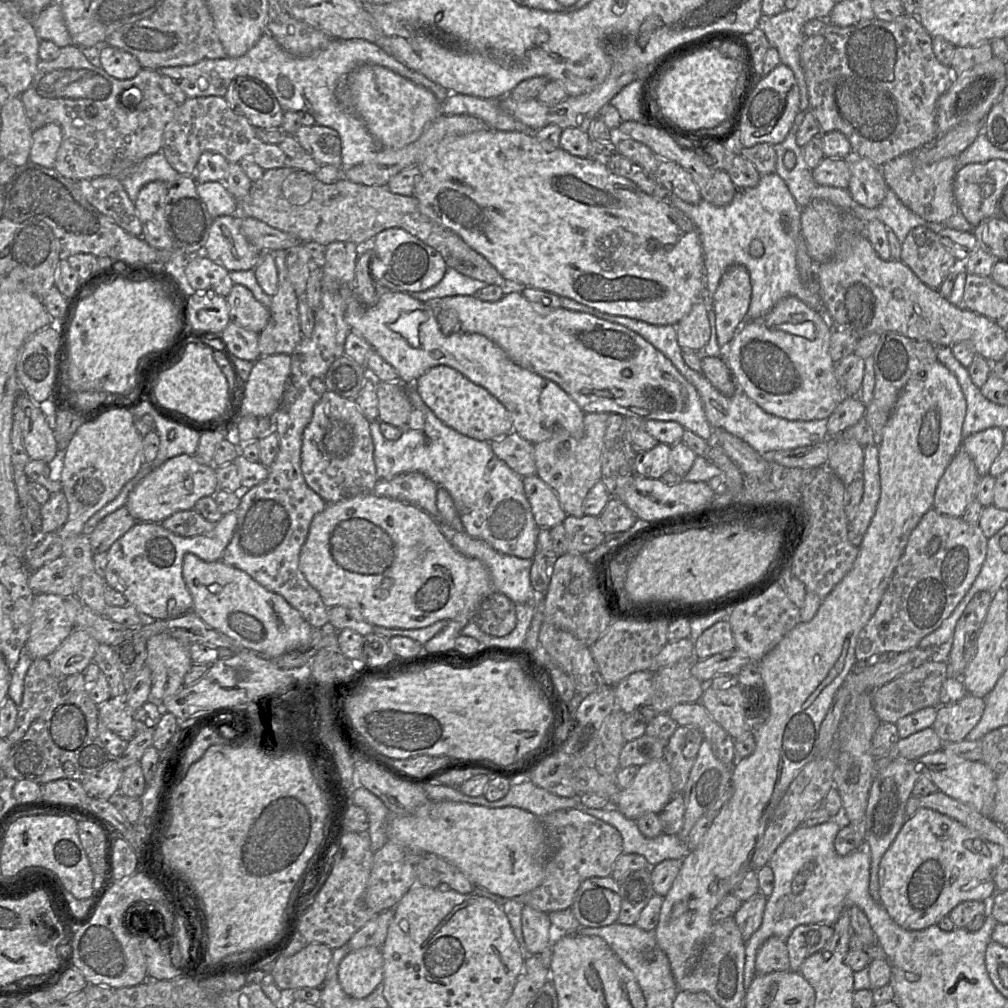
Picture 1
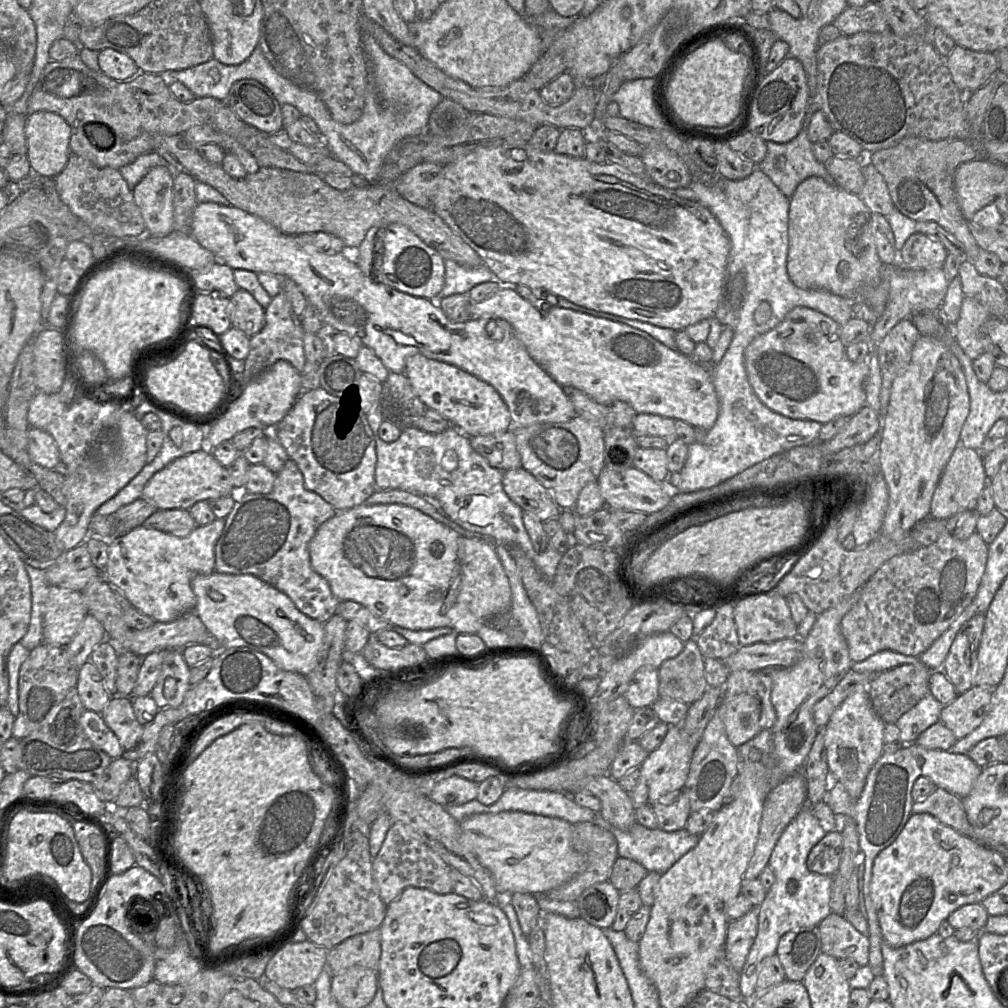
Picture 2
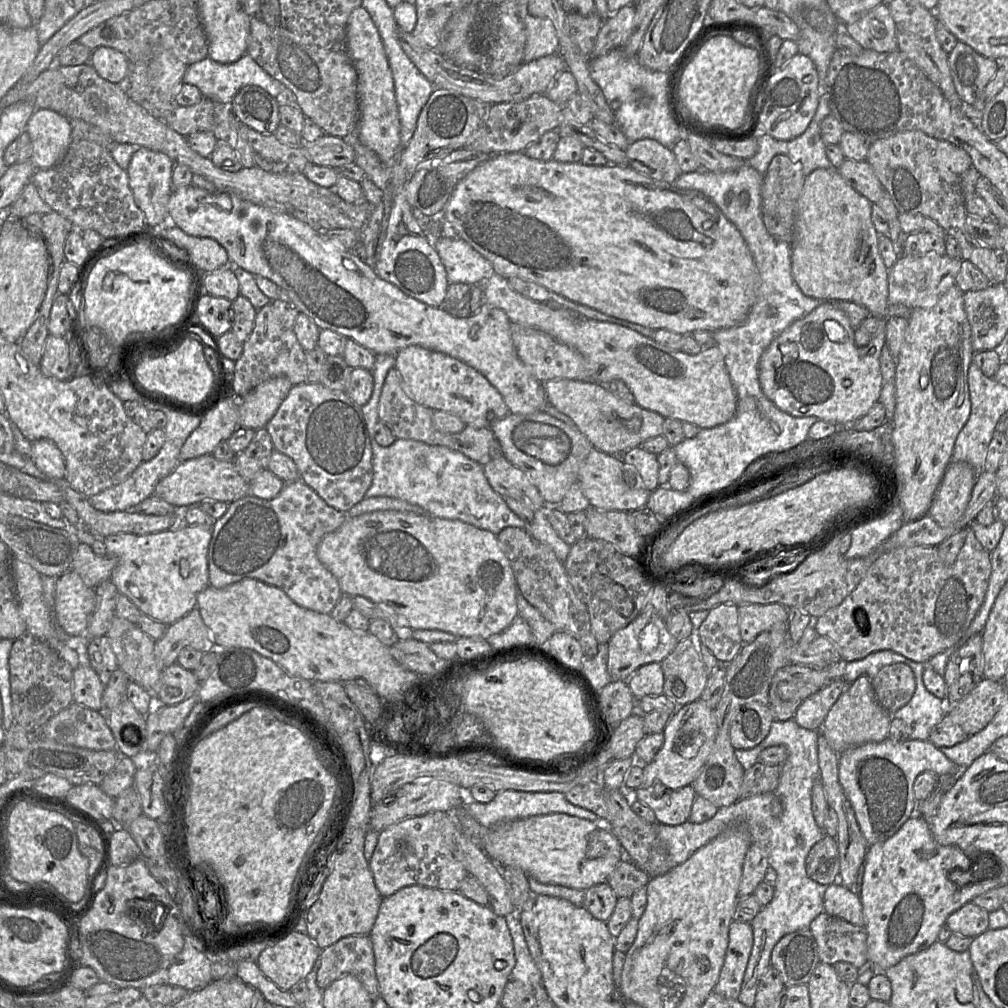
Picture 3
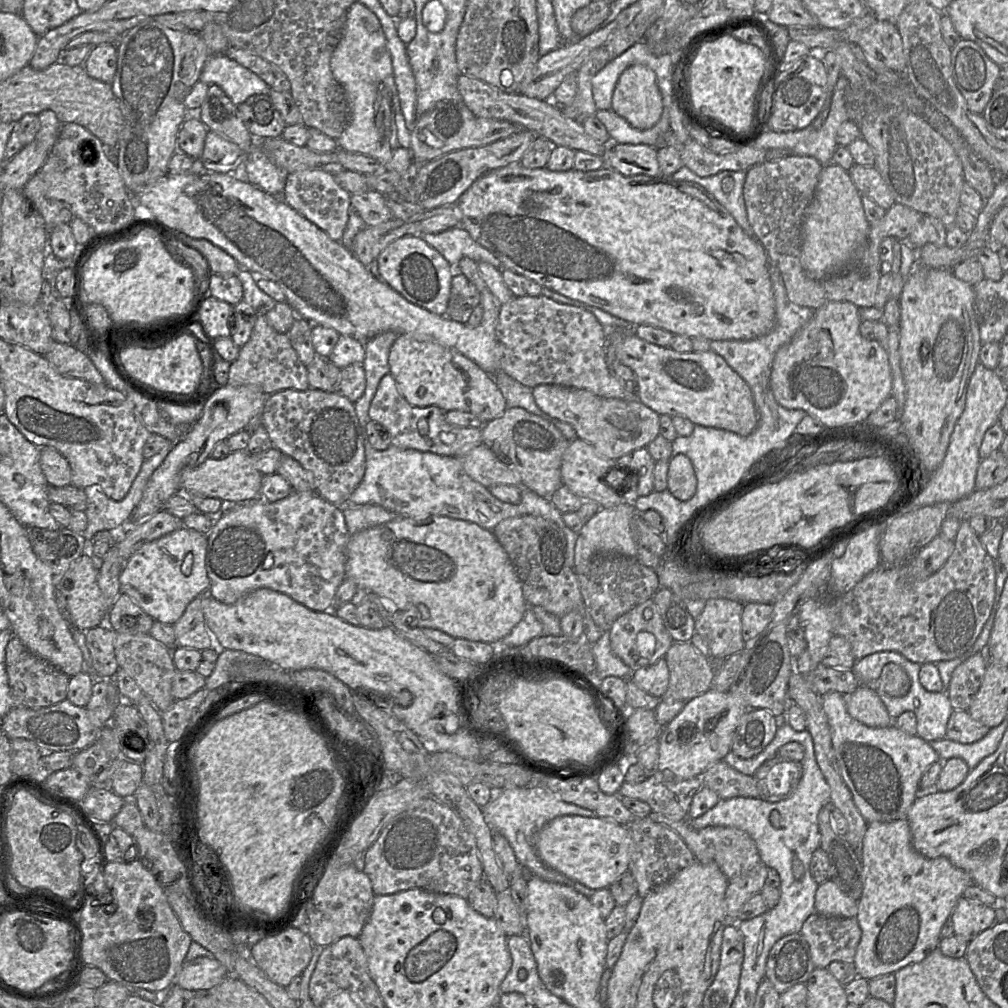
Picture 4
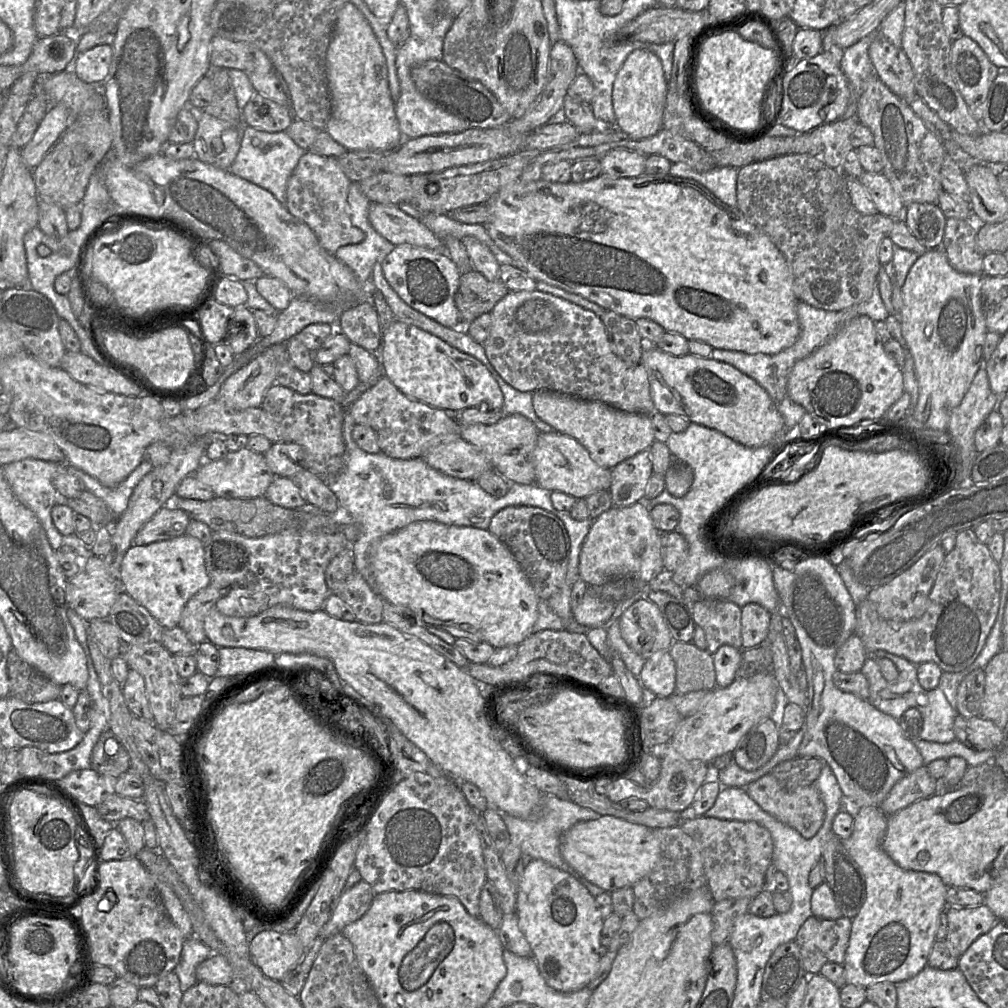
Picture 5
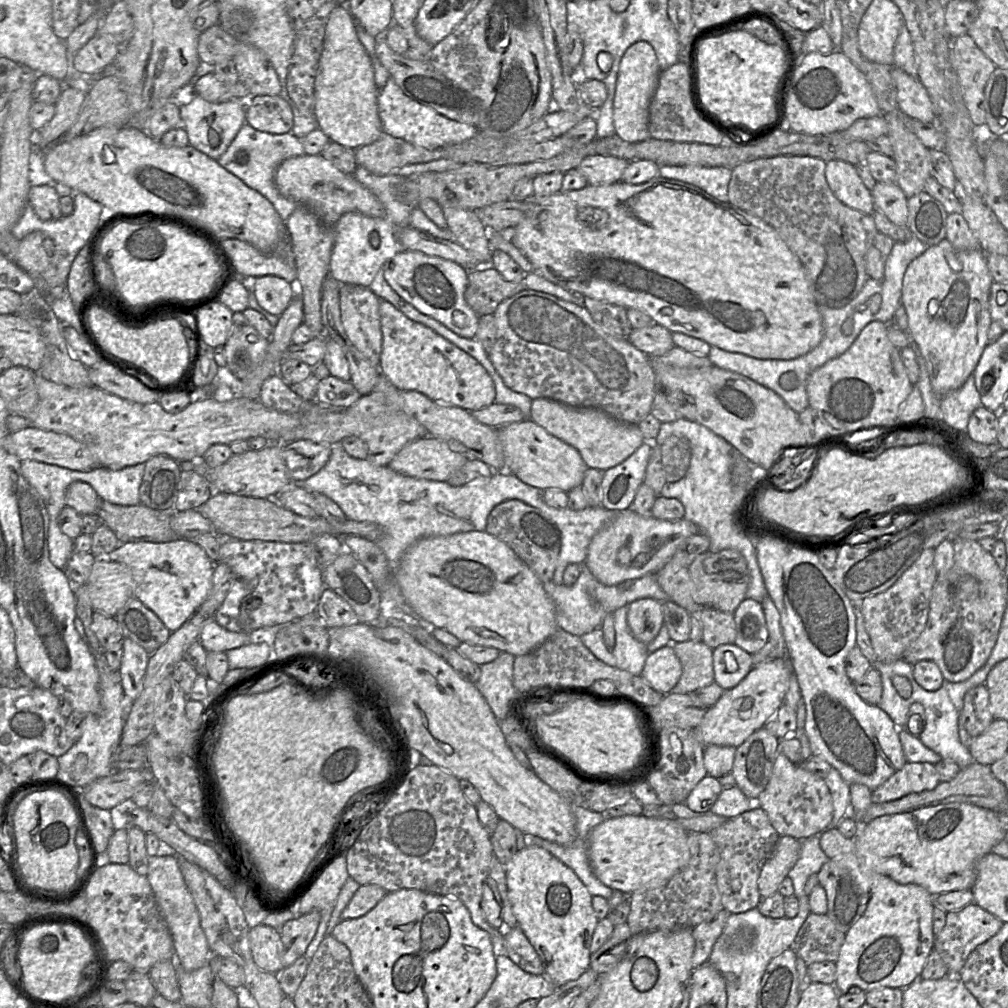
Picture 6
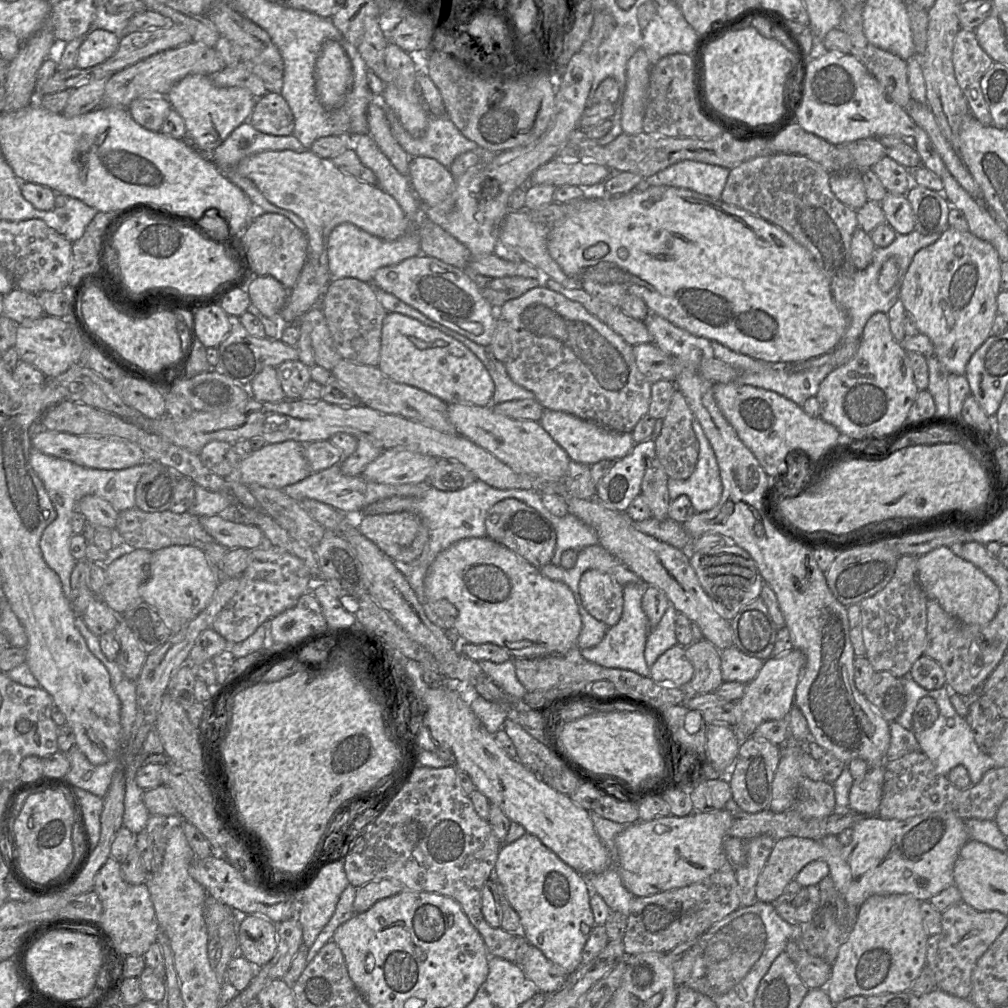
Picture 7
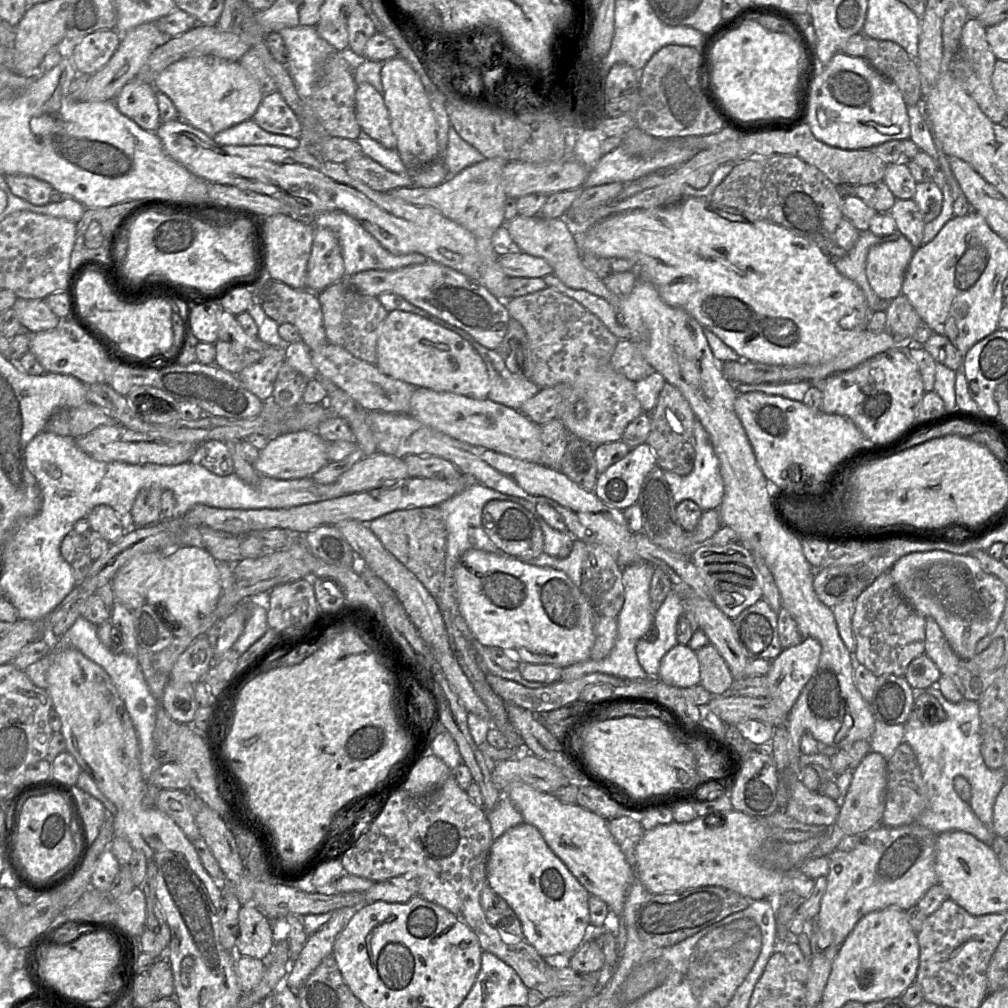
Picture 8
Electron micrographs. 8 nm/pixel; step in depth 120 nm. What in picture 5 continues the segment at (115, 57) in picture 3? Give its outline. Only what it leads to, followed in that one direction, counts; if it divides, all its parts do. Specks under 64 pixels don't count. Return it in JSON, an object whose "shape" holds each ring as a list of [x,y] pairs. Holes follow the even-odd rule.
{"shape":[[[101,43],[75,55],[76,74],[80,80],[89,84],[103,84],[108,76],[113,57],[113,47]]]}

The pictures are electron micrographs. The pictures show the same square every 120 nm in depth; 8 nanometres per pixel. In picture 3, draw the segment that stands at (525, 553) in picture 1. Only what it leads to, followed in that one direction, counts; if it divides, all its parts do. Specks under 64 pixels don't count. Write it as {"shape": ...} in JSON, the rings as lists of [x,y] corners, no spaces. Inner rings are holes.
{"shape":[[[379,354],[375,357],[371,371],[374,381],[369,401],[361,407],[372,447],[373,480],[365,498],[391,497],[420,506],[428,515],[460,520],[480,529],[498,535],[506,527],[526,530],[536,541],[548,546],[561,563],[565,563],[570,545],[559,538],[546,517],[546,509],[534,512],[530,523],[519,518],[506,504],[503,497],[490,486],[483,466],[462,454],[445,446],[428,445],[424,442],[396,439],[388,447],[382,447],[374,437],[374,427],[379,421],[379,399],[385,378],[395,365],[395,355]]]}

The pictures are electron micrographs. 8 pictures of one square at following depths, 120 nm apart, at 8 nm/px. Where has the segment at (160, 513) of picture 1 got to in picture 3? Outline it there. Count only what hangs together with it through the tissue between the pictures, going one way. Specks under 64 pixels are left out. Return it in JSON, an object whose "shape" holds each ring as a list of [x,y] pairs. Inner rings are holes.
{"shape":[[[212,454],[181,461],[175,470],[162,479],[155,489],[155,494],[183,511],[199,505],[204,500],[217,500],[232,503],[250,494],[251,481],[243,478],[235,469],[233,462],[221,461]]]}

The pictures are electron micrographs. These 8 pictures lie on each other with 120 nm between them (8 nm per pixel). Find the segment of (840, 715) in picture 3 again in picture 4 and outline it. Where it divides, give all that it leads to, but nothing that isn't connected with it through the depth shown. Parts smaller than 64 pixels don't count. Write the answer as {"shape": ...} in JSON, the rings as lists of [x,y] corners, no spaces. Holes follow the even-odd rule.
{"shape":[[[860,684],[852,694],[844,696],[849,715],[860,723],[872,728],[894,724],[887,708],[873,689]]]}

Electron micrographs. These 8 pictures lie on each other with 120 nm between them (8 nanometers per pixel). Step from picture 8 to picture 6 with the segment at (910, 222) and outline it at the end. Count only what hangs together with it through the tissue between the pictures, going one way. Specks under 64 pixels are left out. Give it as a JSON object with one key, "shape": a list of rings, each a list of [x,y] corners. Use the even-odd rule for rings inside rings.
{"shape":[[[876,181],[871,190],[875,208],[881,211],[891,222],[907,226],[907,197],[896,183]]]}

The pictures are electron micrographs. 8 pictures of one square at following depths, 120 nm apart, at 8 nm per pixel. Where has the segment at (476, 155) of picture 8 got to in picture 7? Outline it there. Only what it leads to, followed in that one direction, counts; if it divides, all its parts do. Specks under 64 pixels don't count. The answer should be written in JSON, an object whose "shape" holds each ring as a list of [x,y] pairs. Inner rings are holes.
{"shape":[[[381,100],[379,103],[383,106],[392,136],[411,157],[430,157],[449,168],[458,155],[478,147],[448,117],[428,115],[425,133],[420,137],[413,137],[404,129],[395,112]]]}

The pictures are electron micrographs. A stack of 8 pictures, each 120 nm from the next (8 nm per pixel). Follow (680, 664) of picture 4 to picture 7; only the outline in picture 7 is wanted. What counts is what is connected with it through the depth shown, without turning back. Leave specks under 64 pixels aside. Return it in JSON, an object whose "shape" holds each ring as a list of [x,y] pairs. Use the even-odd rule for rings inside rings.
{"shape":[[[706,639],[693,642],[684,648],[694,674],[689,684],[680,688],[698,694],[716,691],[724,682],[720,650]]]}

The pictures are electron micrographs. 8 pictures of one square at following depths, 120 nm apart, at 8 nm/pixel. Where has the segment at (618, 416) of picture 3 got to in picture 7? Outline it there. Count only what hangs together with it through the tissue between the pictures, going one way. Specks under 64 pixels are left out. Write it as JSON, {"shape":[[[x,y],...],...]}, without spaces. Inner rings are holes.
{"shape":[[[544,409],[538,422],[551,438],[566,451],[571,461],[590,466],[601,460],[616,461],[626,456],[636,444],[632,433],[616,432],[593,421],[583,420],[565,412]]]}

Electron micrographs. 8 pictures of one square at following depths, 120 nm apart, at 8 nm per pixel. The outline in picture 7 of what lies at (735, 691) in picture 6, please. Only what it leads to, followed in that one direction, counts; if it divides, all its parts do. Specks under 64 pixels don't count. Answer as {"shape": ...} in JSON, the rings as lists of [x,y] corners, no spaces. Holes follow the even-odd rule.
{"shape":[[[793,649],[783,656],[770,657],[765,660],[757,676],[746,684],[744,695],[739,700],[742,718],[734,728],[738,737],[751,737],[756,728],[765,721],[787,719],[794,706],[796,687],[805,663],[804,653],[797,649]]]}

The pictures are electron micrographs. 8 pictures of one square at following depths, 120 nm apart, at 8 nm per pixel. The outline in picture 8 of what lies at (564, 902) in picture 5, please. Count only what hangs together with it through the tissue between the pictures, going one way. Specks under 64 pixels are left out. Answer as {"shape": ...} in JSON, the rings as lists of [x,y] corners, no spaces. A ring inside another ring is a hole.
{"shape":[[[529,823],[508,829],[492,842],[487,859],[487,884],[513,909],[521,922],[524,940],[543,958],[559,961],[570,957],[596,931],[590,923],[589,892],[549,848],[541,832]]]}

